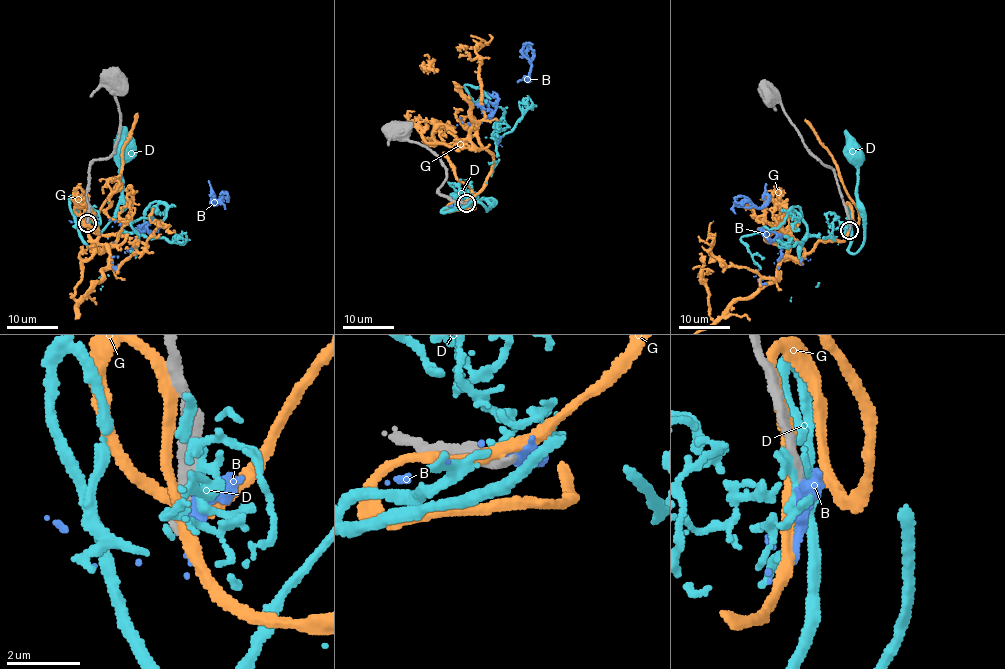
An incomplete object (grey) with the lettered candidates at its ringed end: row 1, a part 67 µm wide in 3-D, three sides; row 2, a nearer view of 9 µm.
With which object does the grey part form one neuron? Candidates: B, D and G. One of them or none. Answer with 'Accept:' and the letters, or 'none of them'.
Accept: none of them

